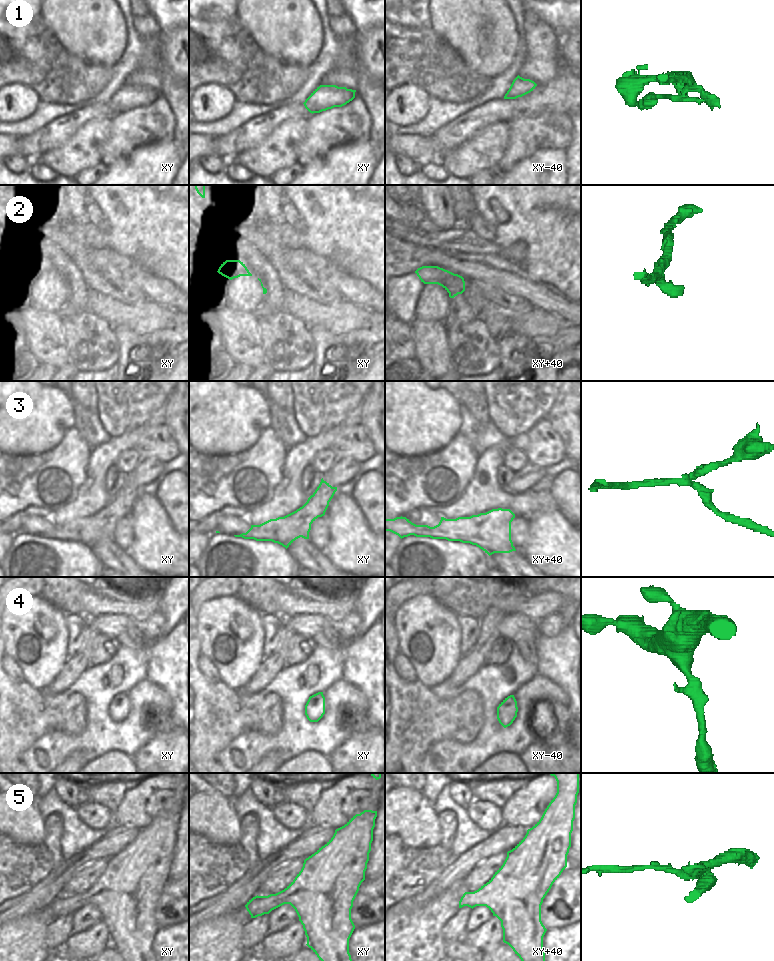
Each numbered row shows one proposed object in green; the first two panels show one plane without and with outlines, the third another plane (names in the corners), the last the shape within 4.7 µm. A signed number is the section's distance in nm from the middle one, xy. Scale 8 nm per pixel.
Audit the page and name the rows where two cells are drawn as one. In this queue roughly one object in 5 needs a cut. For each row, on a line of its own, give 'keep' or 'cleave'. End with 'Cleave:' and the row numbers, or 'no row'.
1: cleave
2: keep
3: keep
4: keep
5: keep
Cleave: 1

